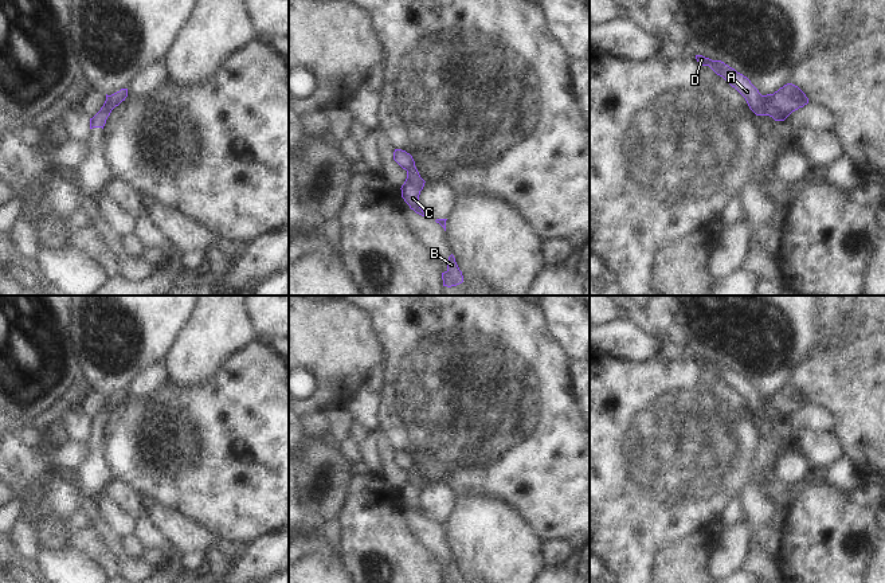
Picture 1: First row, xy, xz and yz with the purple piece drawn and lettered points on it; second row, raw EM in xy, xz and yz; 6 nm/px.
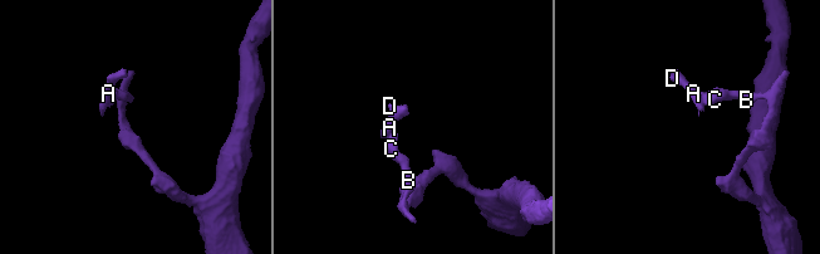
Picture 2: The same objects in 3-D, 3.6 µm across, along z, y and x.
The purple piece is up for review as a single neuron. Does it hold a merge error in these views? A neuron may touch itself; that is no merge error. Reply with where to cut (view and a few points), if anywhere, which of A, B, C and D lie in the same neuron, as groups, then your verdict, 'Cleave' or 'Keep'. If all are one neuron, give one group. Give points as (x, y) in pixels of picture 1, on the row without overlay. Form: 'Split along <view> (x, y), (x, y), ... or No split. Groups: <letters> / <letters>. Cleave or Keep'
Split along yz (762, 396), (764, 415). Groups: A D / B C. Cleave.

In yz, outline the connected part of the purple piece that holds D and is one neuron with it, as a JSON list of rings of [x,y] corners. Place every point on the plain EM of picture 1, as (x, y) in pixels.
[[[696,356],[696,360],[700,365],[709,367],[717,376],[723,377],[732,388],[735,388],[745,399],[749,410],[756,416],[764,416],[763,396],[747,377],[721,361],[712,361],[702,356]]]

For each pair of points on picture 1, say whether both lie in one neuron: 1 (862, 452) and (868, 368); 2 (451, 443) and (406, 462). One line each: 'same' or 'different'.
1: same
2: same

